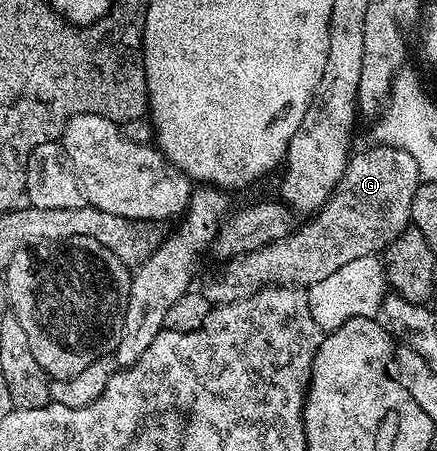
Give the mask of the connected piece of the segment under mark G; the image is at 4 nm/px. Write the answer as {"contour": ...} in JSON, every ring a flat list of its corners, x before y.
{"contour":[[382,143,357,153,348,160,337,187,331,190,331,198,308,220,308,225,300,224,285,239,277,239,257,251,230,258,220,273,213,274,201,286,212,306,244,301,269,285,316,285,325,275,345,267,345,263,353,263,353,259,382,254,397,235,409,228,413,195,421,183,413,155]]}

